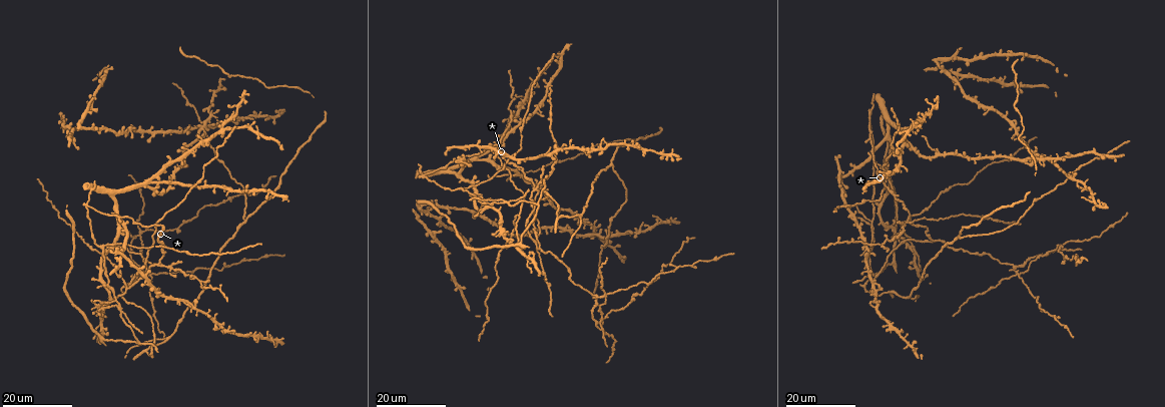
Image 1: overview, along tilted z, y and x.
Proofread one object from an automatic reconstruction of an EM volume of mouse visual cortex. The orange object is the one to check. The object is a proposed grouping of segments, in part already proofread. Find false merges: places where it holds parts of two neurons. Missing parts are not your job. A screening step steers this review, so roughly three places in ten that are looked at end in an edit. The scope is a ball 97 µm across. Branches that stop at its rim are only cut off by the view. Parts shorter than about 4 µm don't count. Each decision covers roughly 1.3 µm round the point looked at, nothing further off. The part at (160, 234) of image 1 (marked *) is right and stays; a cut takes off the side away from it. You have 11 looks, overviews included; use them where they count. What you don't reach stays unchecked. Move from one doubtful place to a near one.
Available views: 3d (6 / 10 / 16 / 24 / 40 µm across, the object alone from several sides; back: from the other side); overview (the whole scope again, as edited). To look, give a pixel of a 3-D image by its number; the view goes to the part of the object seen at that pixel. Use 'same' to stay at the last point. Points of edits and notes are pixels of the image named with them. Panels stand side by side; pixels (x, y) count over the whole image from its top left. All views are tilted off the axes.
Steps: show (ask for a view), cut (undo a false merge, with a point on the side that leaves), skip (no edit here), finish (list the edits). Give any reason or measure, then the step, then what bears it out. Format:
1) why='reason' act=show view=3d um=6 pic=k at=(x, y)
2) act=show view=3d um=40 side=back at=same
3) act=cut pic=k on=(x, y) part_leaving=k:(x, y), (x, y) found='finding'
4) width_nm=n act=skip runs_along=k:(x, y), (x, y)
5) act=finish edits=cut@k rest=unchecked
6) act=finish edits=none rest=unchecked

act=show view=3d um=24 pic=1 at=(120, 310)

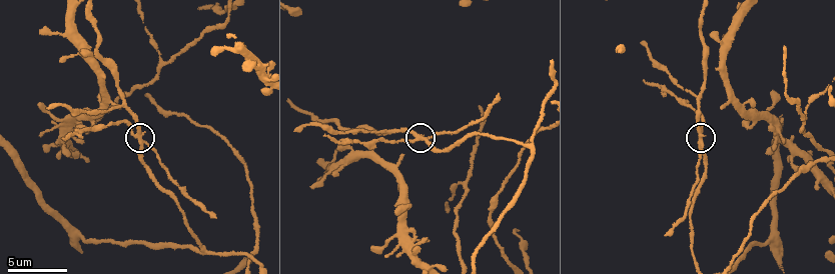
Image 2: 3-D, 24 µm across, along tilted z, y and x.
act=show view=3d um=6 pic=2 at=(701, 146)

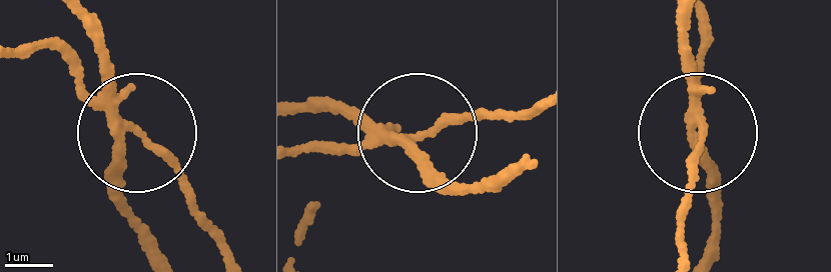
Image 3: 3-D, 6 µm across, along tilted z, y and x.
arms=3 act=cut pic=3 on=(72, 49) part_leaving=3:(112, 119), (178, 175), (218, 256) found='two neurons meet here'

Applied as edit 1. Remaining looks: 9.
act=show view=overview

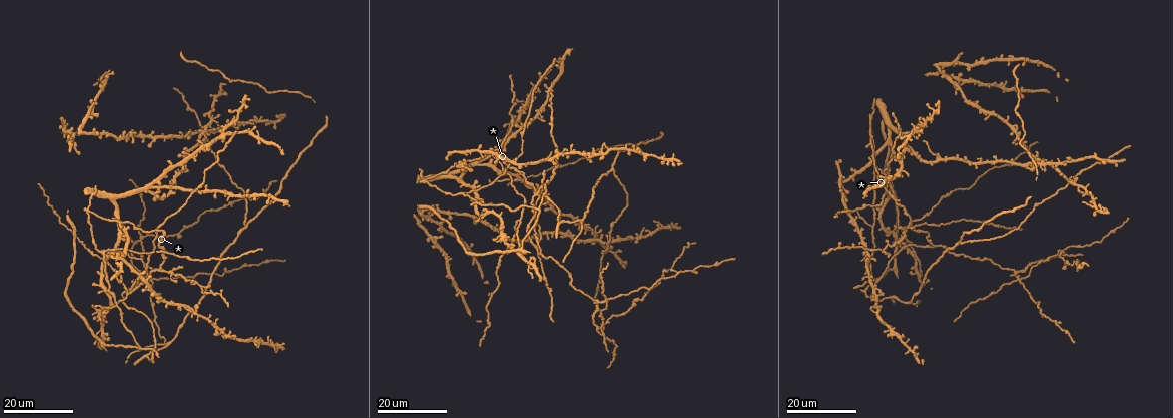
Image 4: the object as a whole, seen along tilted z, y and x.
why='three-way junction' act=show view=3d um=16 pic=4 at=(519, 220)

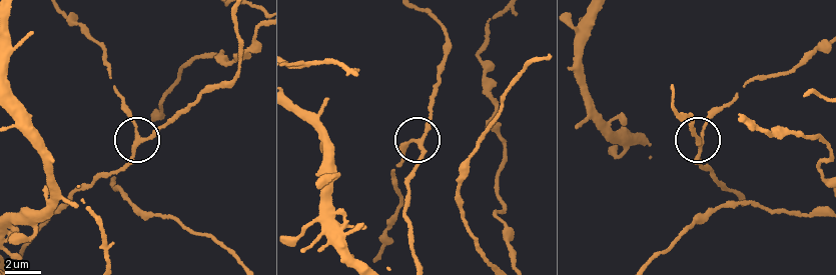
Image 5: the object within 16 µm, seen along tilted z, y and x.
act=show view=3d um=10 pic=5 at=(425, 137)

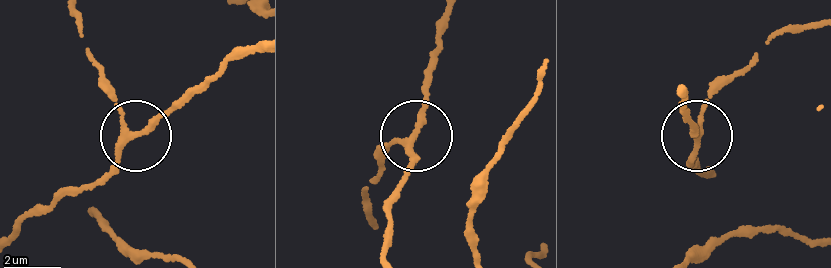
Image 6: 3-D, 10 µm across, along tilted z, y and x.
arms=3 act=skip runs_along=6:(15, 226), (109, 167), (127, 126), (103, 77) found='all the same neuron'

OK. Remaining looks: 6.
why='a fork' act=show view=3d um=16 pic=4 at=(526, 259)

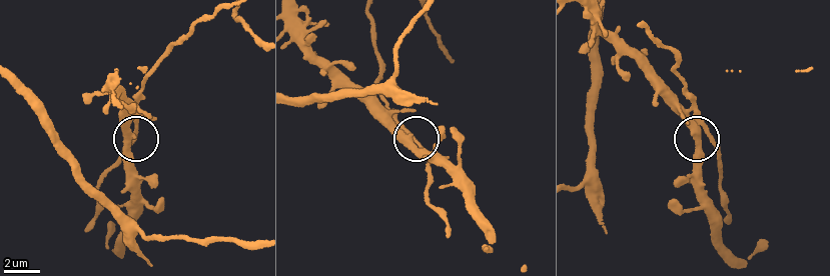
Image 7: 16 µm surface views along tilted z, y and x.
act=show view=3d um=10 pic=7 at=(698, 135)

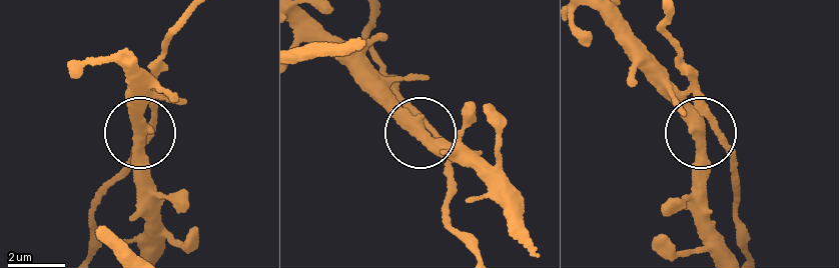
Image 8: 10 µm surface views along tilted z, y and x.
act=skip runs_along=8:(590, 9), (737, 170) found='all the same neuron'

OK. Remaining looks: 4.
why='arms part here' act=show view=3d um=24 pic=4 at=(168, 342)

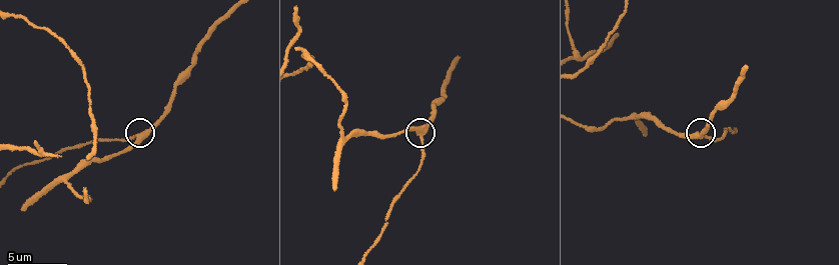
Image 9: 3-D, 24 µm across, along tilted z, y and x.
act=show view=3d um=10 pic=9 at=(138, 135)

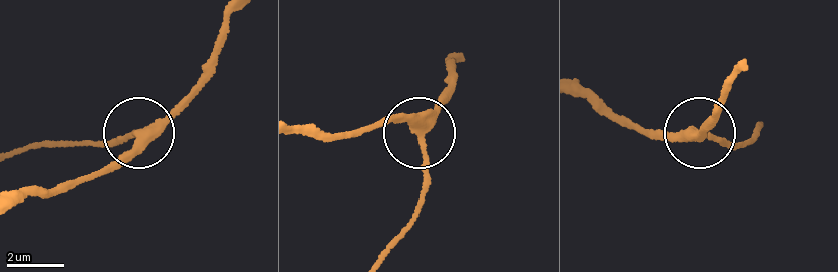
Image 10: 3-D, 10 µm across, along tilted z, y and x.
width_nm=290 act=skip runs_along=10:(20, 196), (107, 175), (129, 155), (134, 131), (101, 145) found='all the same neuron'

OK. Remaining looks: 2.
why='looks like a crossing' act=show view=3d um=16 pic=4 at=(160, 269)

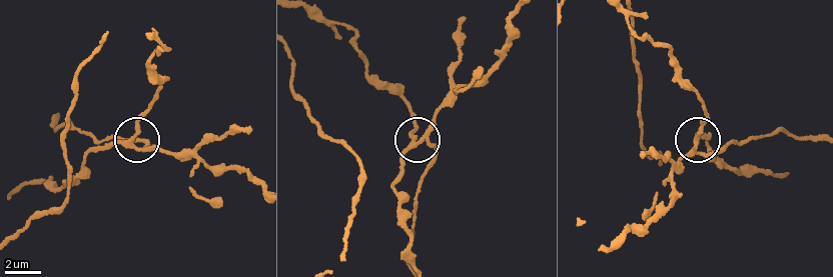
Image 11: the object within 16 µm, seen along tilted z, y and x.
act=show view=3d um=10 pic=11 at=(414, 142)

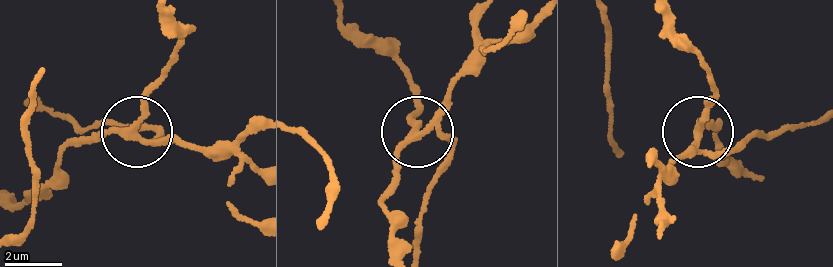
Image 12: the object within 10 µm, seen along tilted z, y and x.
width_nm=210 act=cut pic=12 on=(153, 126) part_leaving=12:(163, 142), (150, 129), (108, 121), (77, 127), (40, 104) found='a second neuron is stuck on'

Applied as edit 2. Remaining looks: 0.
act=finish edits=cut@3,cut@12 rest=unchecked

